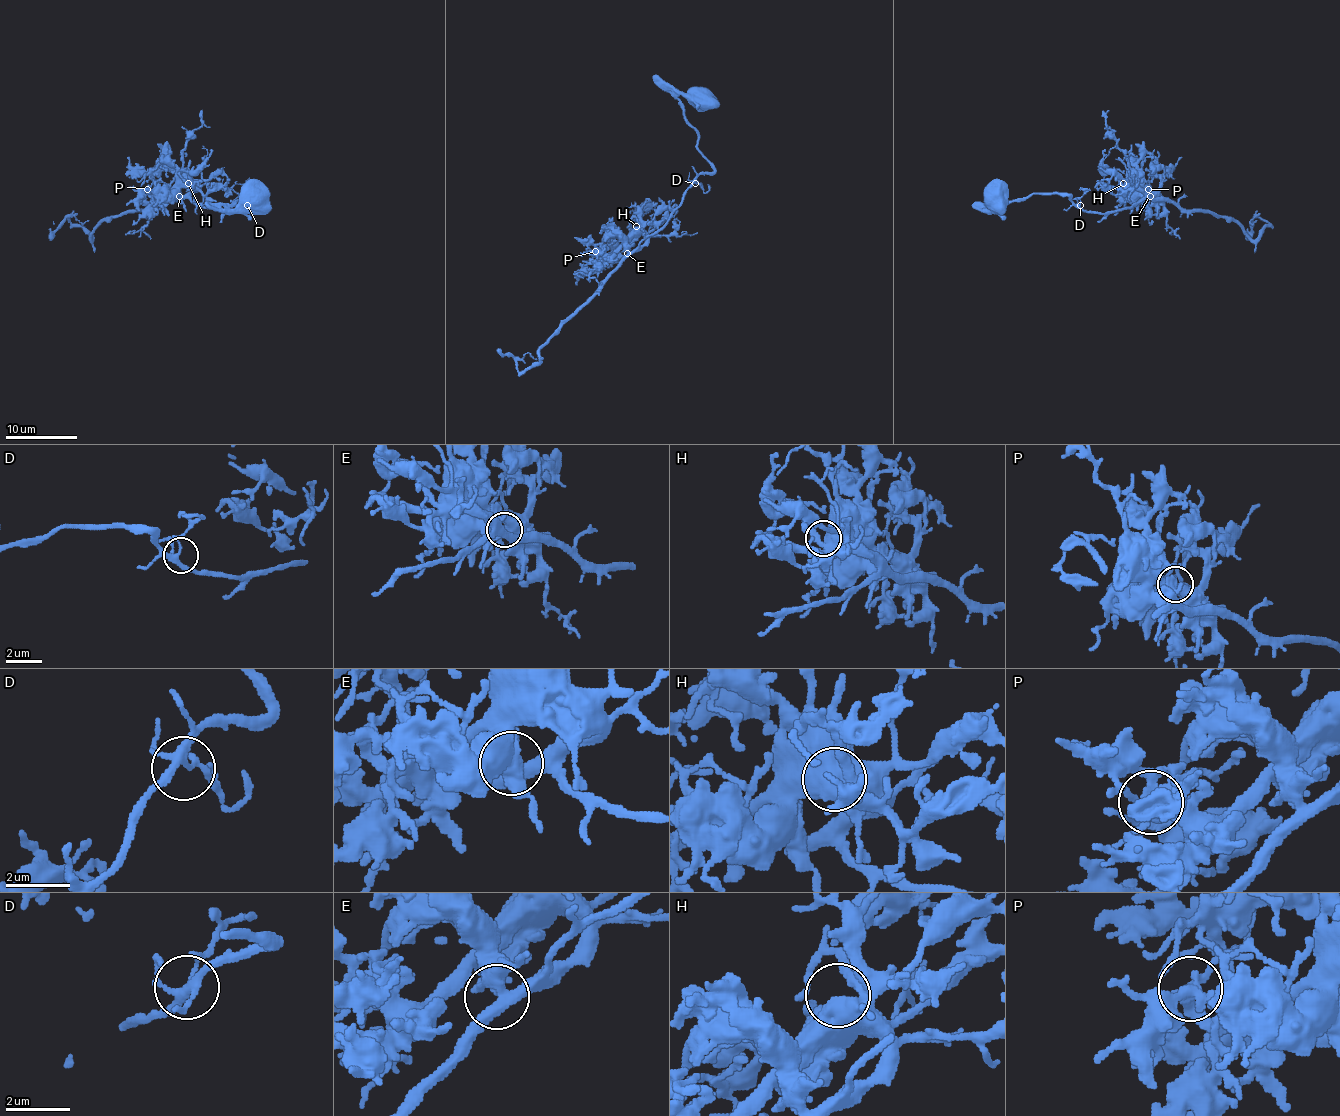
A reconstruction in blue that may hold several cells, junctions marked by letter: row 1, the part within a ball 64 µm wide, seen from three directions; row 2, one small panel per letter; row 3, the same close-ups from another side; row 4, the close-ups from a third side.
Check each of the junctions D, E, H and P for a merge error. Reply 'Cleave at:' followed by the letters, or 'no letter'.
Cleave at: no letter

